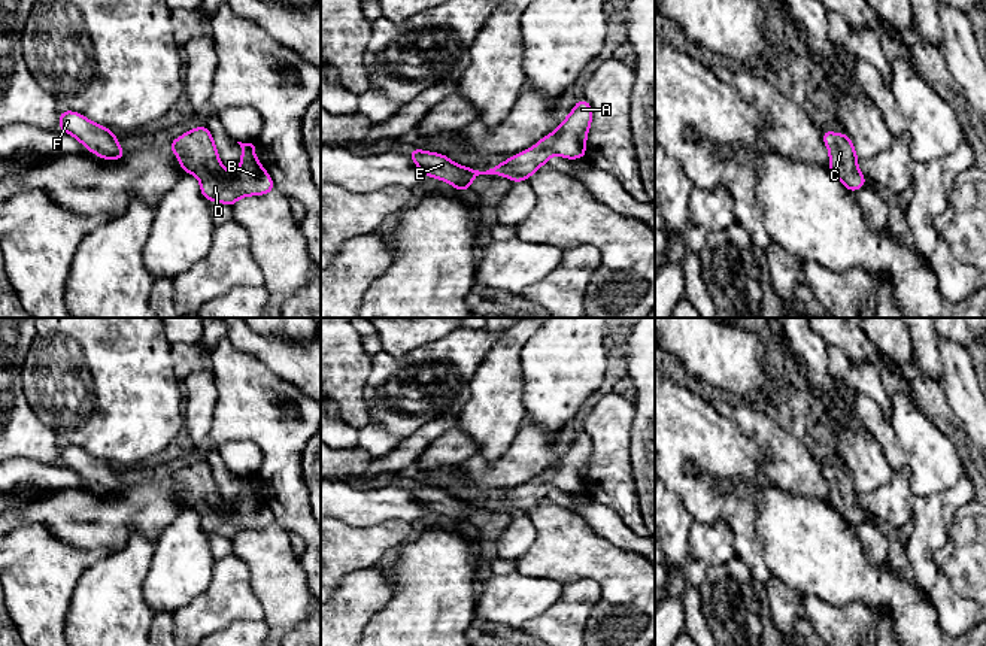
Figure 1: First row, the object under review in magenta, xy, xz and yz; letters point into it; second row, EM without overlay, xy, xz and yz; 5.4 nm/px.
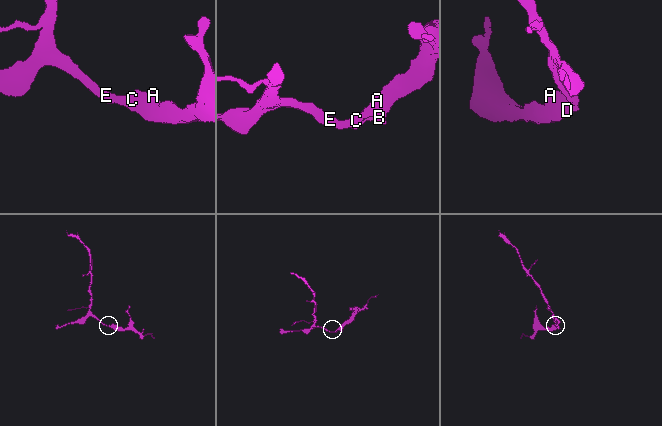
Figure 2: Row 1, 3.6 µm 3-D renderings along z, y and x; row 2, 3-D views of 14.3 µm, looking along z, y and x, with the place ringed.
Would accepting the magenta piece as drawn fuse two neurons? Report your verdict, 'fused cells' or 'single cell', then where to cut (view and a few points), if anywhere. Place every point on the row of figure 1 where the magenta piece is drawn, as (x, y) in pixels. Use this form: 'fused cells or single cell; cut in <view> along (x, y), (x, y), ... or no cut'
single cell; no cut

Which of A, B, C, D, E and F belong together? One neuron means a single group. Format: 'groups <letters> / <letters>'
groups A B C D E F

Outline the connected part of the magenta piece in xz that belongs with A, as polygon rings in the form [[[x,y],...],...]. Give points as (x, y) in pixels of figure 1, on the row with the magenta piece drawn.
[[[585,98],[577,100],[571,113],[555,128],[553,133],[538,140],[531,149],[516,154],[503,164],[479,172],[452,163],[445,154],[422,149],[409,149],[416,167],[428,178],[442,179],[456,188],[470,189],[473,179],[479,175],[503,175],[512,182],[528,181],[552,155],[567,160],[586,158],[586,136],[592,121],[592,106]]]

